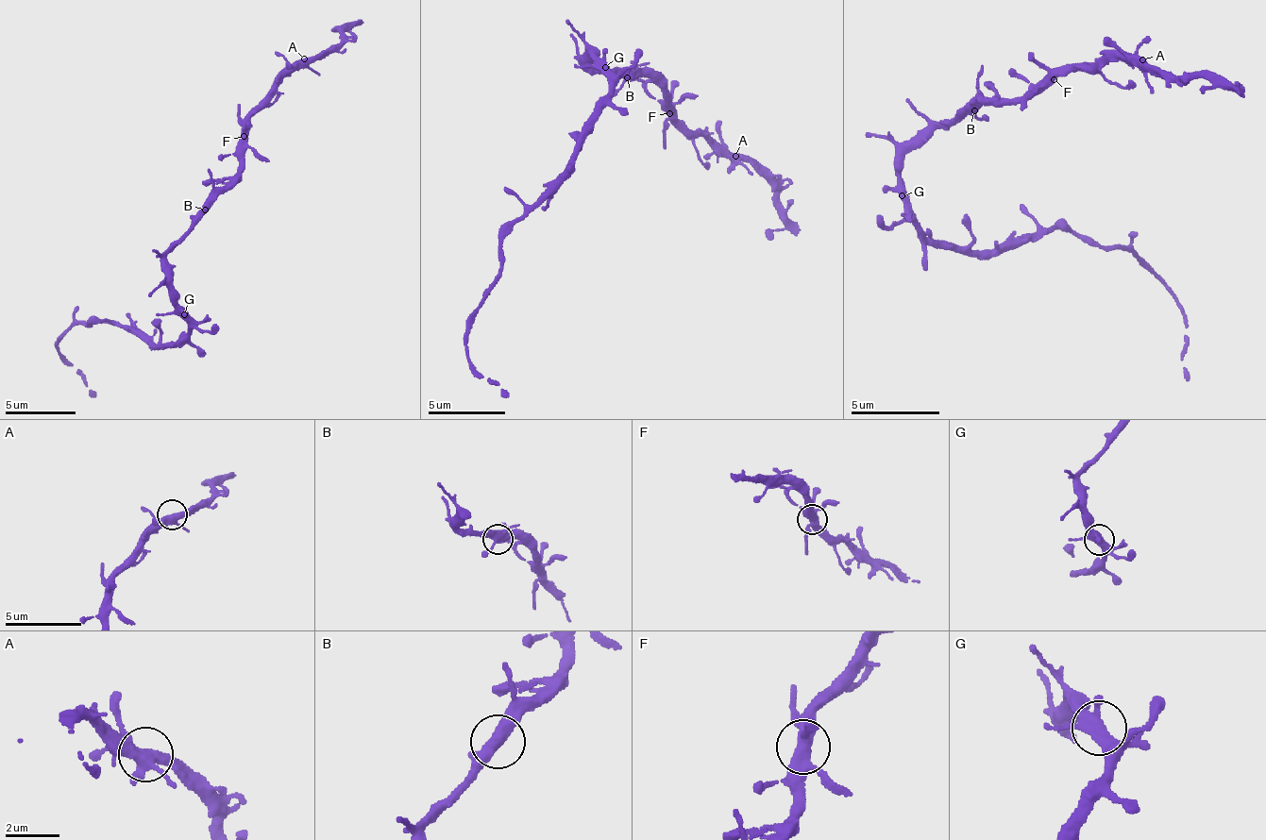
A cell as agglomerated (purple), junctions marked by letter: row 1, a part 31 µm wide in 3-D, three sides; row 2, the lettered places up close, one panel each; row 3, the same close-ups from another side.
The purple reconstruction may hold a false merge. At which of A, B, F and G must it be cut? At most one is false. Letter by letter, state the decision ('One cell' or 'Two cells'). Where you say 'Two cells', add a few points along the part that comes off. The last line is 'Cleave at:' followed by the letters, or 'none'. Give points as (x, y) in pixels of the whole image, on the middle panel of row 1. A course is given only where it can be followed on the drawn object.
A: One cell
B: One cell
F: One cell
G: One cell
Cleave at: none

